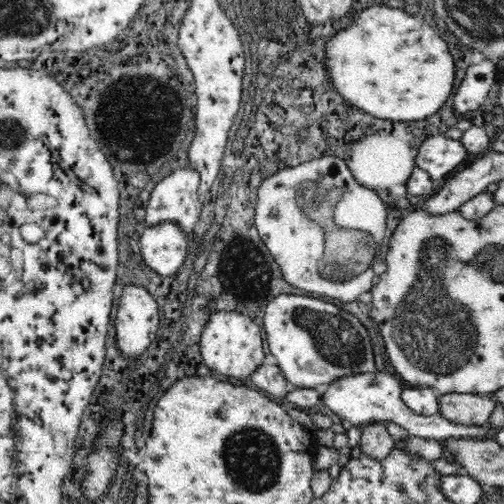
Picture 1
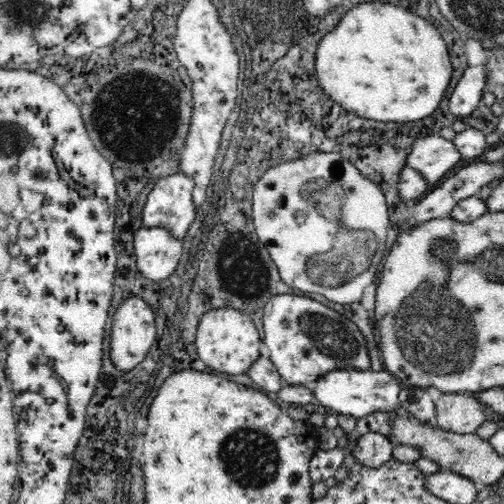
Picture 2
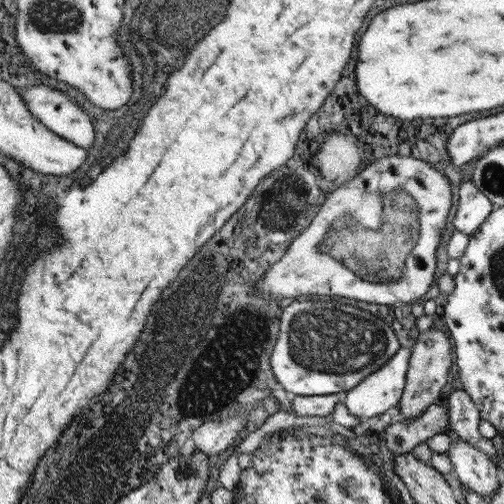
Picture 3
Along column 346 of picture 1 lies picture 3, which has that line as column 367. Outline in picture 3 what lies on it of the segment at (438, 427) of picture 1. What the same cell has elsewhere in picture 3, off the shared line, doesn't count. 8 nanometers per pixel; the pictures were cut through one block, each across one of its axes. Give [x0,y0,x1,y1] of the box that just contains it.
[343,348,411,422]

